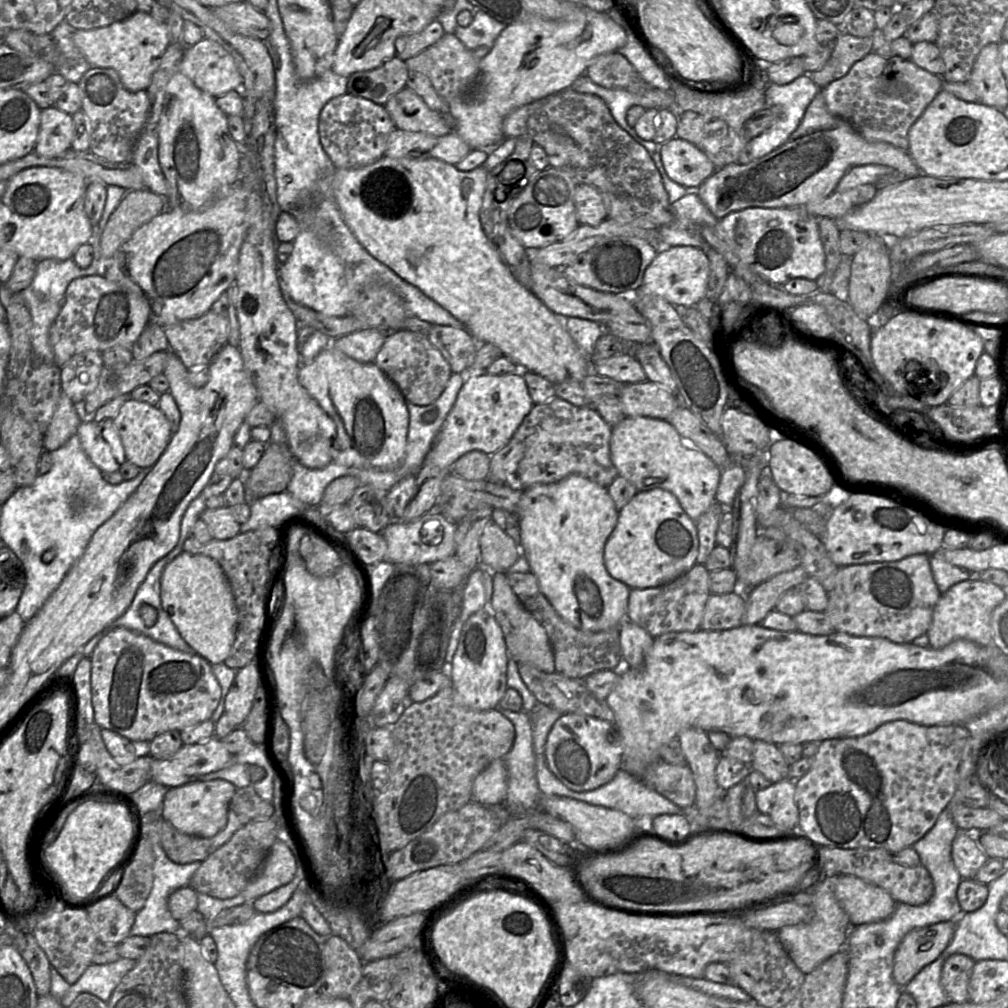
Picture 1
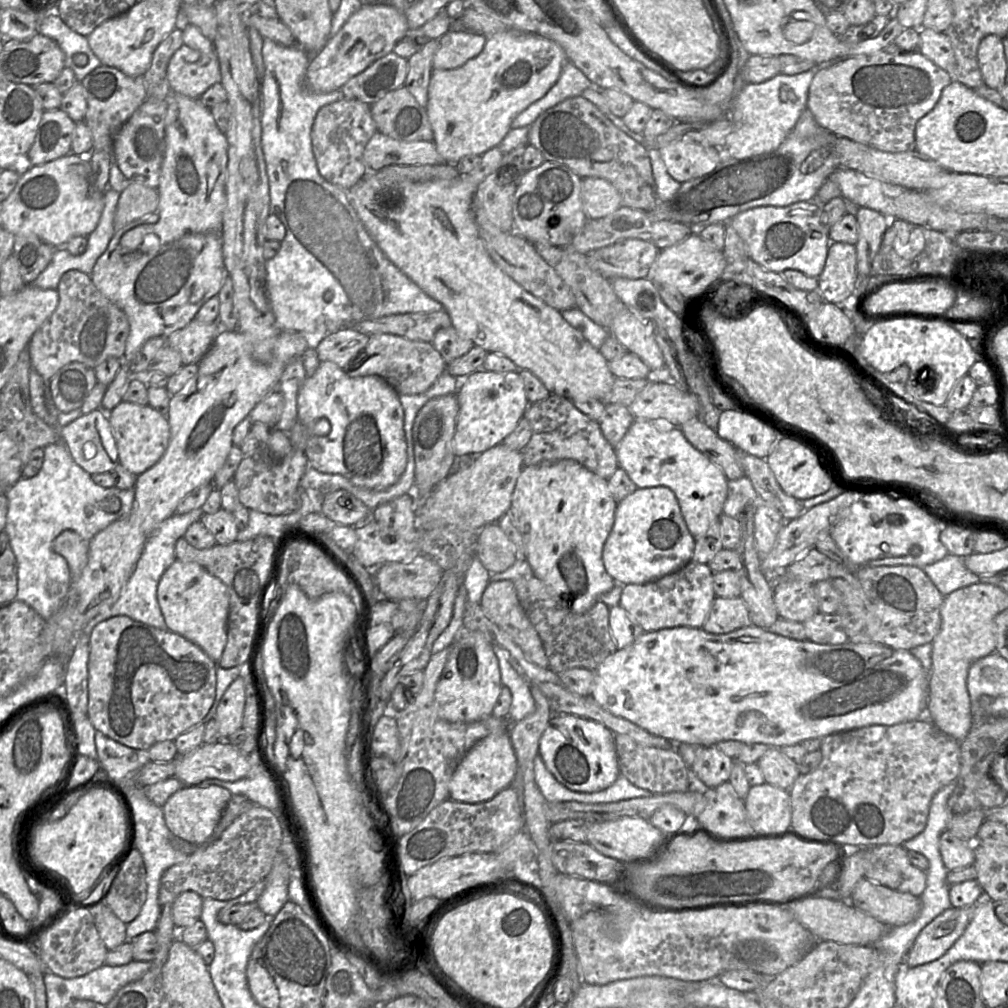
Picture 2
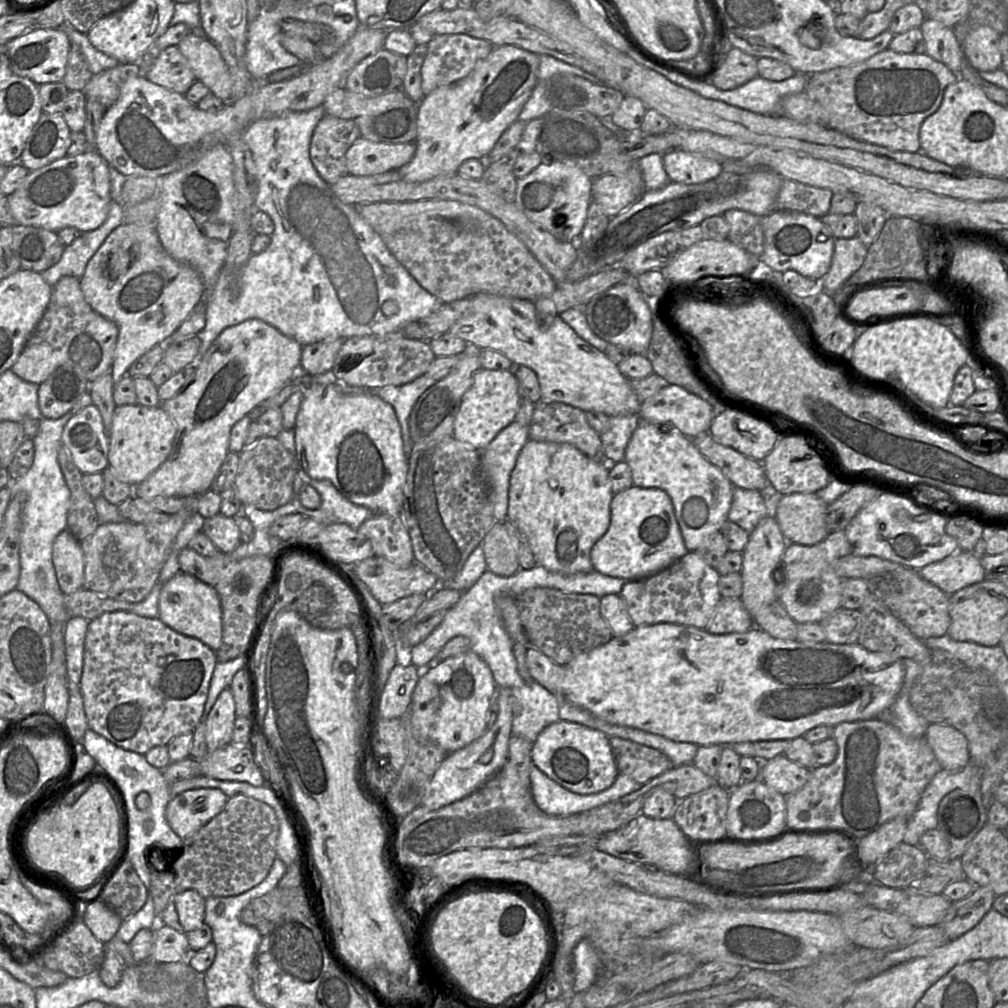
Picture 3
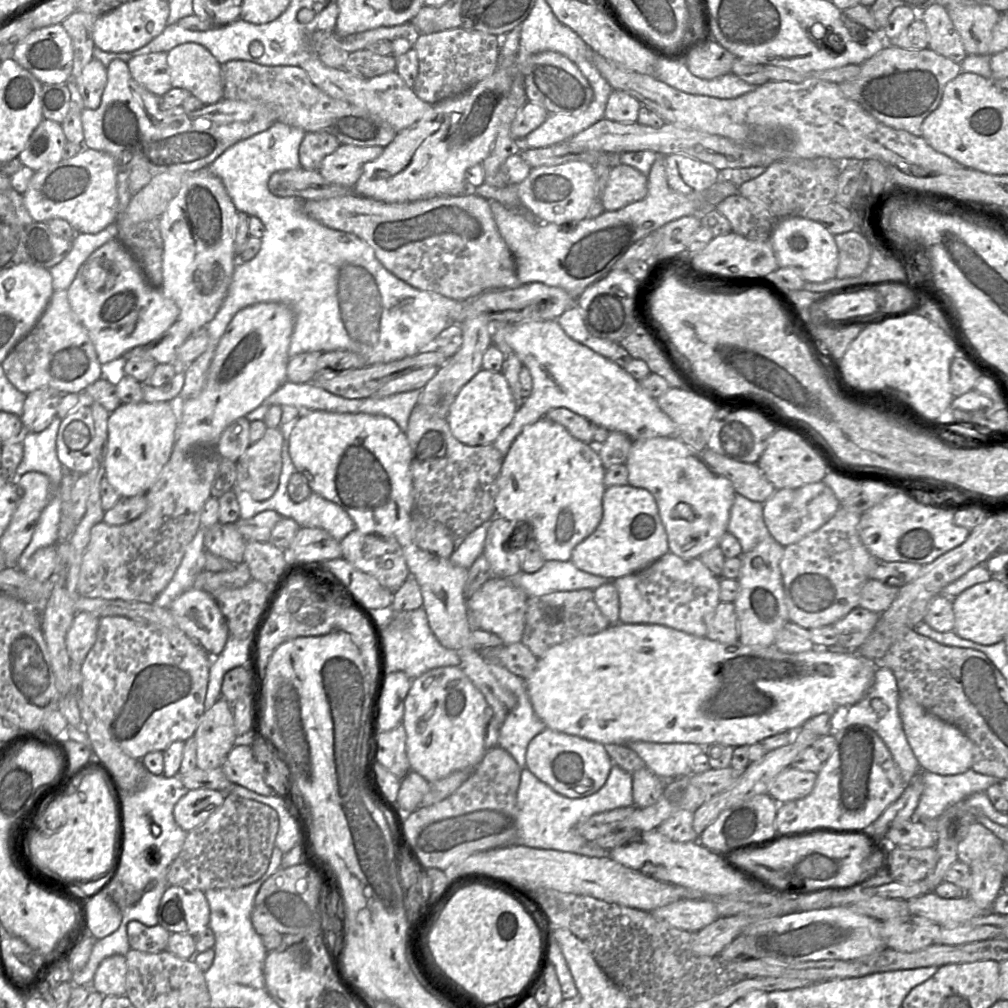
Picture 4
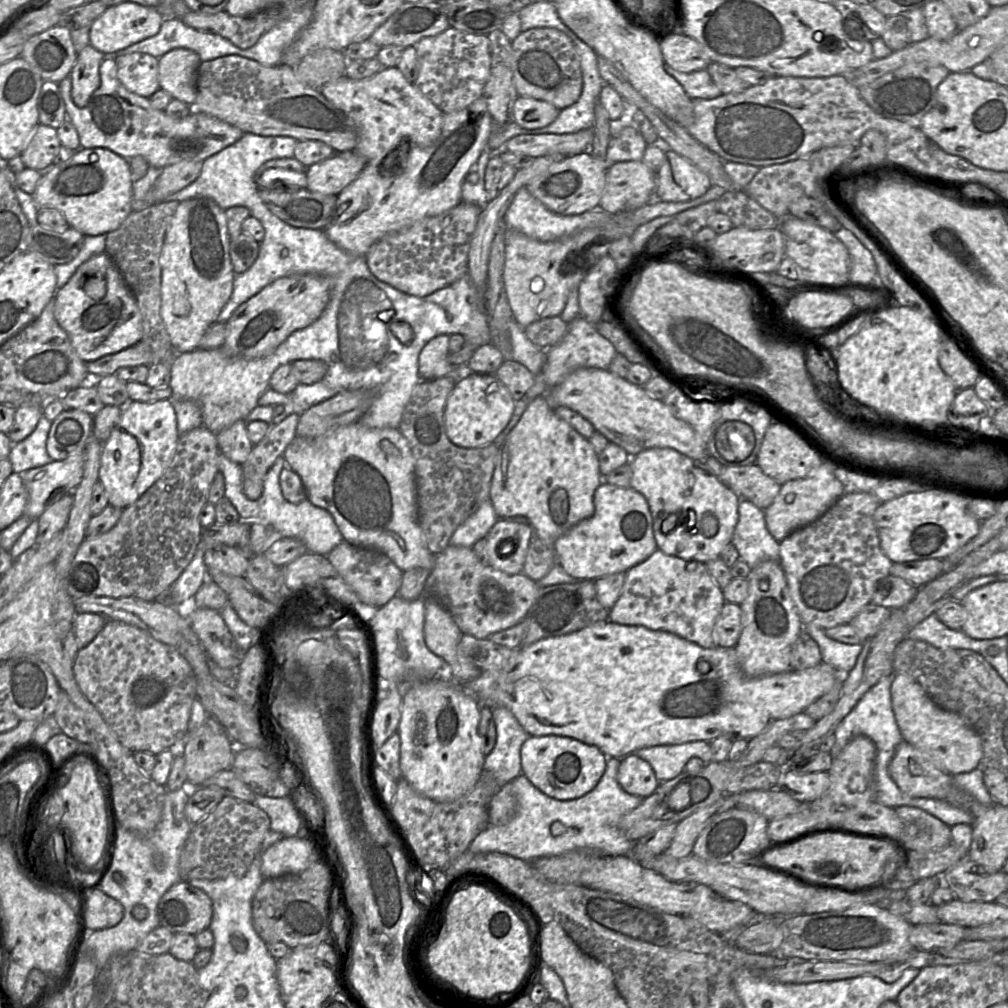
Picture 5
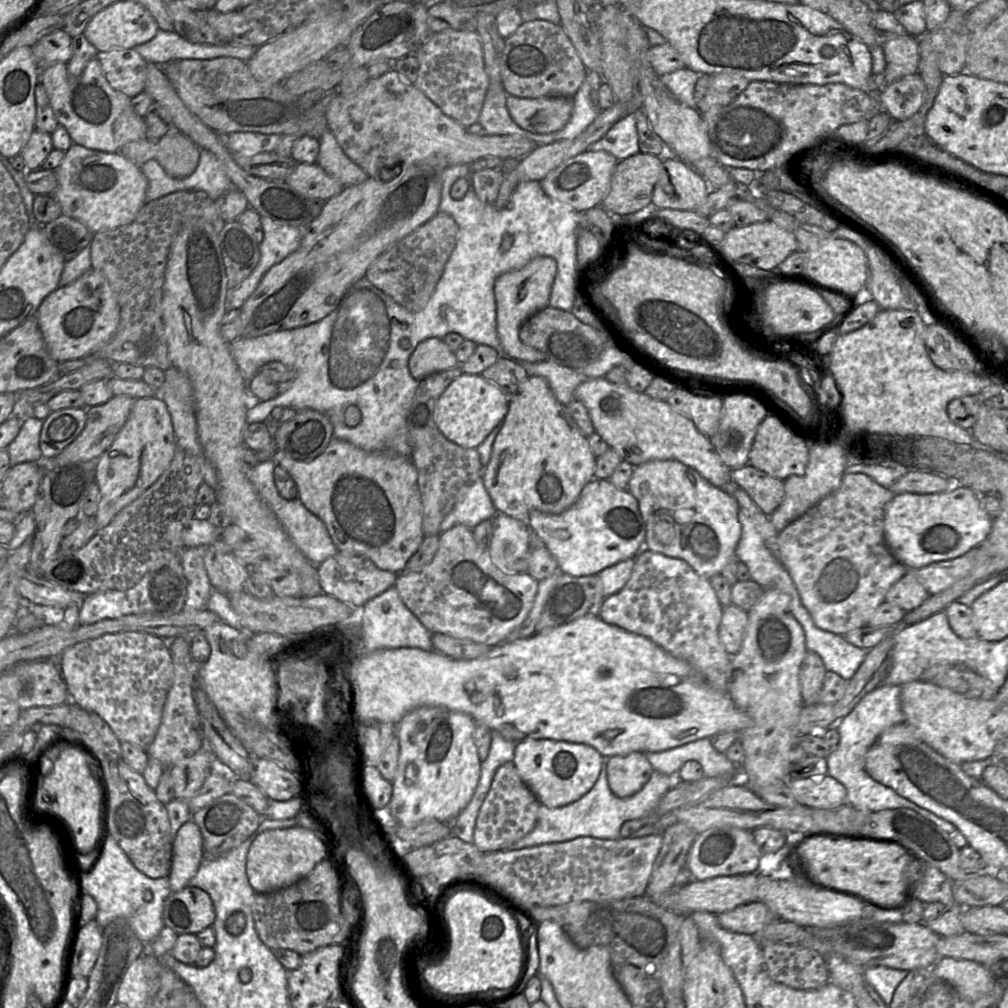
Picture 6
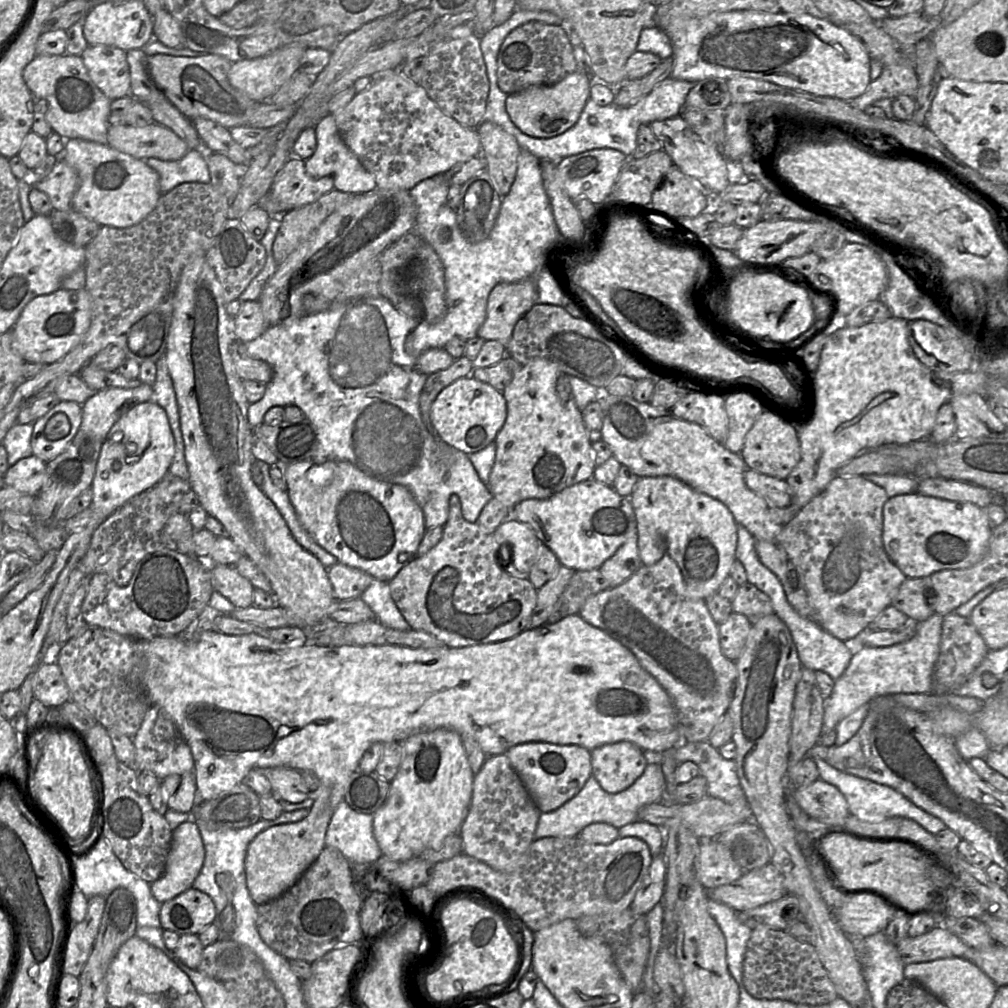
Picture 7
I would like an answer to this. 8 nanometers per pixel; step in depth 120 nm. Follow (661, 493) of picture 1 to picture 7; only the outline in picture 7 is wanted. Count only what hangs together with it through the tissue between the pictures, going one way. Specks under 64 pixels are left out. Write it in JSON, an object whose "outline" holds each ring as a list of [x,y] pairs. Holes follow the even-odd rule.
{"outline":[[[594,478],[569,486],[546,499],[525,499],[510,510],[510,515],[530,527],[537,538],[553,552],[559,563],[575,572],[598,569],[632,533],[637,532],[631,502],[620,496],[612,486]]]}

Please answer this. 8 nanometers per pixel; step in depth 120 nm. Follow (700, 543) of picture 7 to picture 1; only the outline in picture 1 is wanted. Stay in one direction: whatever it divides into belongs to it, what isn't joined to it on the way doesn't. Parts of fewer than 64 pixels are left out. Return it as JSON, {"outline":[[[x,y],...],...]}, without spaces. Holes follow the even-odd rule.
{"outline":[[[644,416],[625,417],[612,428],[610,455],[618,475],[627,479],[638,491],[661,488],[671,492],[685,513],[695,522],[716,500],[722,468],[702,451],[688,445],[667,420]]]}

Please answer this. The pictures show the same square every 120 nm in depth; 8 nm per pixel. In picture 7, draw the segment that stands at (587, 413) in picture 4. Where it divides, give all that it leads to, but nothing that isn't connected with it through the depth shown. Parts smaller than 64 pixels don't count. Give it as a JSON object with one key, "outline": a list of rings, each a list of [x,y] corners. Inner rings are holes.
{"outline":[[[600,390],[598,399],[603,410],[601,440],[606,442],[621,465],[625,465],[638,477],[672,476],[691,488],[707,494],[724,503],[737,523],[744,526],[756,540],[774,542],[779,535],[782,524],[775,512],[769,508],[762,496],[749,489],[744,481],[746,464],[740,453],[727,449],[723,443],[716,441],[700,425],[675,417],[670,410],[637,402],[633,397],[616,396]]]}

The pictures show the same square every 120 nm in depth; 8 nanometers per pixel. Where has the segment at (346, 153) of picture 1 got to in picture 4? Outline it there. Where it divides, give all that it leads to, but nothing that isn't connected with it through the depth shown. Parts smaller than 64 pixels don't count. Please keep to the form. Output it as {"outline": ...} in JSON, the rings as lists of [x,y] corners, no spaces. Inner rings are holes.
{"outline":[[[306,133],[299,147],[300,165],[306,169],[318,171],[323,159],[340,145],[338,139],[329,133]]]}

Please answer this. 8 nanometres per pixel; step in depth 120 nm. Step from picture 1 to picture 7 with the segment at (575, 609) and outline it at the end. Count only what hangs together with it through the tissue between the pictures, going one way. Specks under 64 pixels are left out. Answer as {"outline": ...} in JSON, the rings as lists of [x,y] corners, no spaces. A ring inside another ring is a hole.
{"outline":[[[535,359],[521,366],[502,391],[506,401],[506,419],[495,437],[495,460],[487,487],[492,497],[512,509],[525,499],[546,499],[581,481],[593,478],[596,467],[591,442],[577,407],[568,374],[546,359]]]}

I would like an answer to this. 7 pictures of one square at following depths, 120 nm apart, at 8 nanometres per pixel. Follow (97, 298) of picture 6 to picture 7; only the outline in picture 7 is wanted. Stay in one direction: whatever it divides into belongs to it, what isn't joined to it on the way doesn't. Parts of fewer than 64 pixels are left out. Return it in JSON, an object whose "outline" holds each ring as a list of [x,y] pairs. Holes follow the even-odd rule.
{"outline":[[[60,288],[26,304],[10,331],[12,346],[25,363],[52,364],[79,344],[89,328],[90,319],[91,302],[86,289]]]}

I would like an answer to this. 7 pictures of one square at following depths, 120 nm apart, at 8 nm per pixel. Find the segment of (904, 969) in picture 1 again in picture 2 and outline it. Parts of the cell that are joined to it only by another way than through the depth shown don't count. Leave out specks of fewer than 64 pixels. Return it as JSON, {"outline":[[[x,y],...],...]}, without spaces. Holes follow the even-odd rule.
{"outline":[[[951,906],[927,924],[906,954],[907,965],[916,967],[944,955],[965,931],[974,915],[975,906]]]}

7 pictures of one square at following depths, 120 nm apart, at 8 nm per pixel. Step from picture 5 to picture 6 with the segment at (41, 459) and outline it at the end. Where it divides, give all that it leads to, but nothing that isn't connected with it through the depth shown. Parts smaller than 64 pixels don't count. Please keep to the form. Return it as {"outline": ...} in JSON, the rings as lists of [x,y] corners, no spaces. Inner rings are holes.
{"outline":[[[27,418],[21,426],[15,439],[7,446],[10,467],[23,462],[39,463],[43,458],[39,439],[43,421],[37,418]]]}

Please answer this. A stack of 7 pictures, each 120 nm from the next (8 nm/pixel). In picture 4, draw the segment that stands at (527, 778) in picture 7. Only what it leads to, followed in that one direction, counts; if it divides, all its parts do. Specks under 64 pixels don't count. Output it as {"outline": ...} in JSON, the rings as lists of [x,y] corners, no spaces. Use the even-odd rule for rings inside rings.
{"outline":[[[549,728],[533,738],[526,751],[526,768],[556,793],[571,799],[596,793],[605,784],[613,765],[603,744]]]}

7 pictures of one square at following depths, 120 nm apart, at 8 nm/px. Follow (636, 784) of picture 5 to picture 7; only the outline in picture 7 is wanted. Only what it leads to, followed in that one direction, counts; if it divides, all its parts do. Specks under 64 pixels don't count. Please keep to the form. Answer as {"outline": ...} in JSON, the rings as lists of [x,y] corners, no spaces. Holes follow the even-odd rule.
{"outline":[[[628,741],[602,745],[590,754],[592,776],[608,793],[618,793],[629,788],[648,765],[645,752]]]}

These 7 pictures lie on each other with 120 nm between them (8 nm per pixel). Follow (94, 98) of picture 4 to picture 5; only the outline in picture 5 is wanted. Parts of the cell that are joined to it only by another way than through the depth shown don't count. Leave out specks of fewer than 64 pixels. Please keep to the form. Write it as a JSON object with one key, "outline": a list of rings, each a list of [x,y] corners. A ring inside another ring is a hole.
{"outline":[[[87,45],[79,53],[69,77],[71,78],[71,95],[78,107],[85,107],[92,94],[101,83],[100,65],[104,60],[104,54]]]}

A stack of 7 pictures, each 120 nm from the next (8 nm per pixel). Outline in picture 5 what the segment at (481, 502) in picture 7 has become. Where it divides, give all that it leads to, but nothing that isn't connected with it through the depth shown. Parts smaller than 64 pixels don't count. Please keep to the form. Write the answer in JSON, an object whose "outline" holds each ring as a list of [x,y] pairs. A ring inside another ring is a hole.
{"outline":[[[490,499],[484,501],[479,508],[471,514],[453,533],[450,544],[472,548],[480,539],[485,538],[498,521],[497,515]]]}

